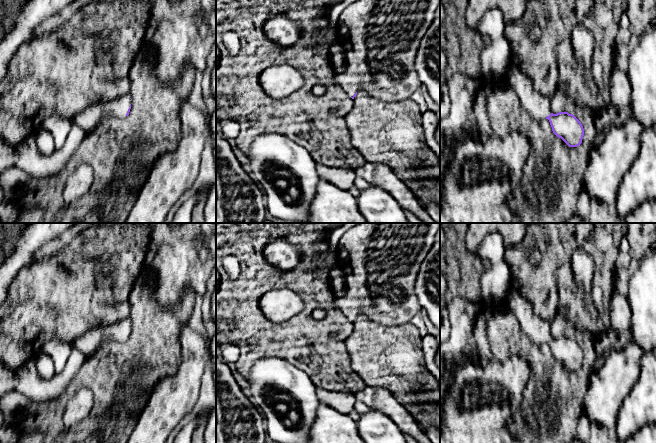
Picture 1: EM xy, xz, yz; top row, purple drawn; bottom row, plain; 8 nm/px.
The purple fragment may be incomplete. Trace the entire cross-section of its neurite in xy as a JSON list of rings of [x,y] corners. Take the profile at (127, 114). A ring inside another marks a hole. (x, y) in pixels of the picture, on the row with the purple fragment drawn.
[[[128,93],[108,103],[92,104],[80,113],[73,115],[70,121],[86,131],[91,131],[105,116],[125,119],[129,115],[131,109],[130,98]]]

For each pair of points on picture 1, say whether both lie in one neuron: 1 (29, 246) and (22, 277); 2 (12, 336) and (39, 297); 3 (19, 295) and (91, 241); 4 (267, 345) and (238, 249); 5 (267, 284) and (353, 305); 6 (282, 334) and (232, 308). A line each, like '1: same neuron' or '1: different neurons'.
1: different neurons
2: same neuron
3: same neuron
4: same neuron
5: different neurons
6: same neuron

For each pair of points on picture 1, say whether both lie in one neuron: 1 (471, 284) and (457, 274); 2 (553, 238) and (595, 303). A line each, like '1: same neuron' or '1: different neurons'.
1: same neuron
2: same neuron

